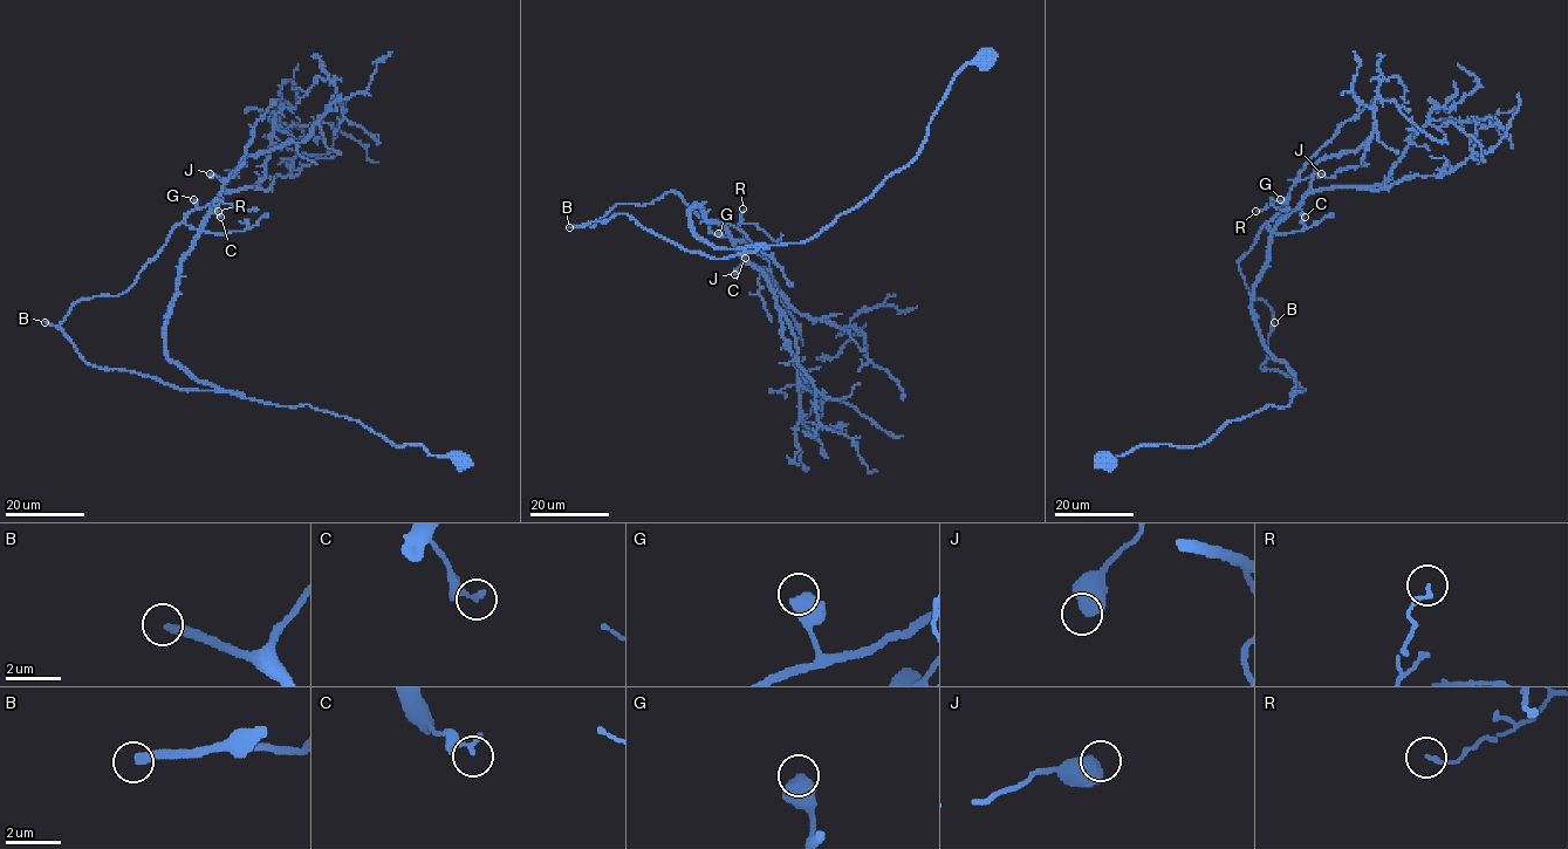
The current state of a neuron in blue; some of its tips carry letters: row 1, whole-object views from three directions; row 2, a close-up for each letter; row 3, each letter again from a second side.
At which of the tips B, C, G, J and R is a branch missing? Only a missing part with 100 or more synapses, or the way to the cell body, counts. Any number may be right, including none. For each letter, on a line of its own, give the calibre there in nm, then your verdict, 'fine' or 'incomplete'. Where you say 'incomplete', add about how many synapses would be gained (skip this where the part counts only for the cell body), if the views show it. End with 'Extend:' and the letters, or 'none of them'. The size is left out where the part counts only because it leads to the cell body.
B: 320 nm | incomplete | 160 syn
C: 180 nm | fine
G: 650 nm | fine
J: 650 nm | fine
R: 130 nm | fine
Extend: B

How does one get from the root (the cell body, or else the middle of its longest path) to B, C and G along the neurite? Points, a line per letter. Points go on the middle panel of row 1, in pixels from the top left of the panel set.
B: (984, 60), (969, 62), (956, 75), (921, 152), (806, 240), (710, 258), (627, 214), (569, 227)
C: (984, 60), (956, 75), (921, 152), (812, 238), (717, 248), (696, 234), (690, 211), (718, 223), (745, 258)
G: (984, 60), (956, 75), (921, 152), (806, 240), (710, 258), (627, 214), (584, 225), (676, 191), (718, 233)

